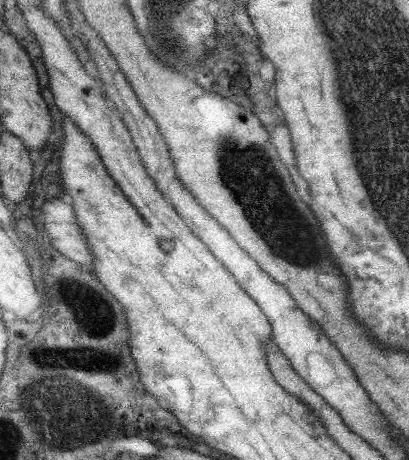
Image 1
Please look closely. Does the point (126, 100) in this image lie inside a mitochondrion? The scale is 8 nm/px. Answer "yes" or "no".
no

